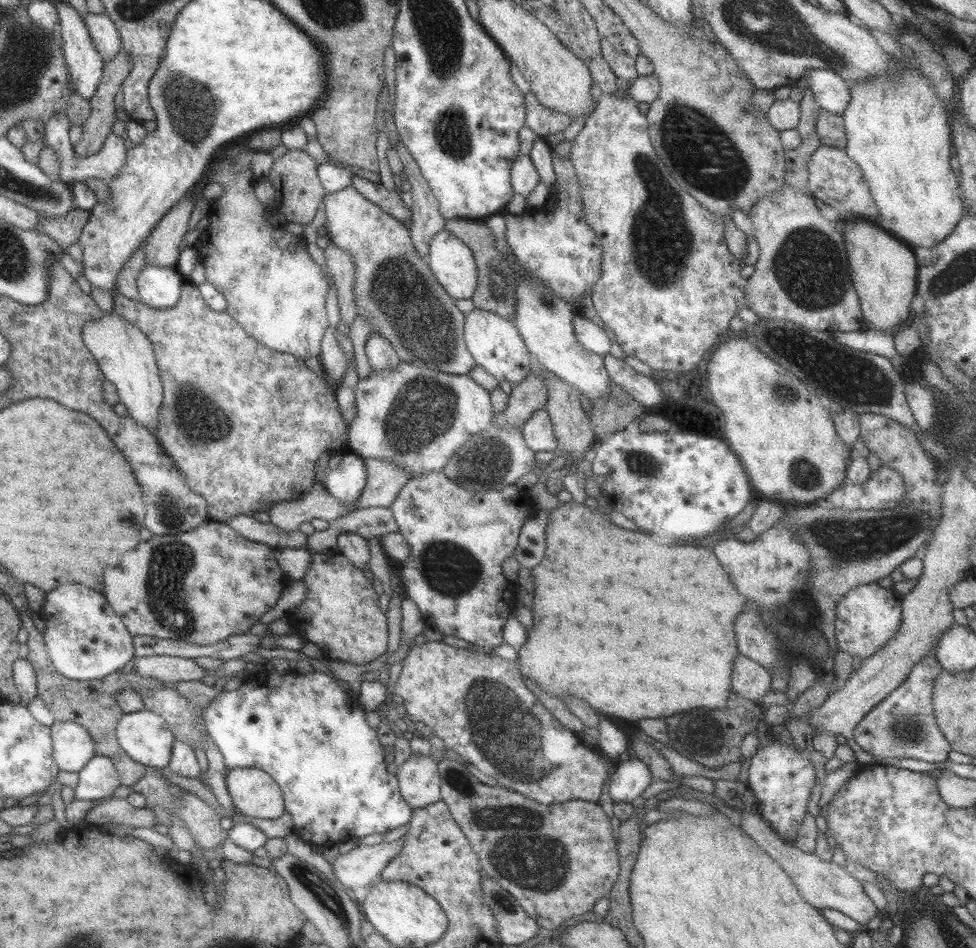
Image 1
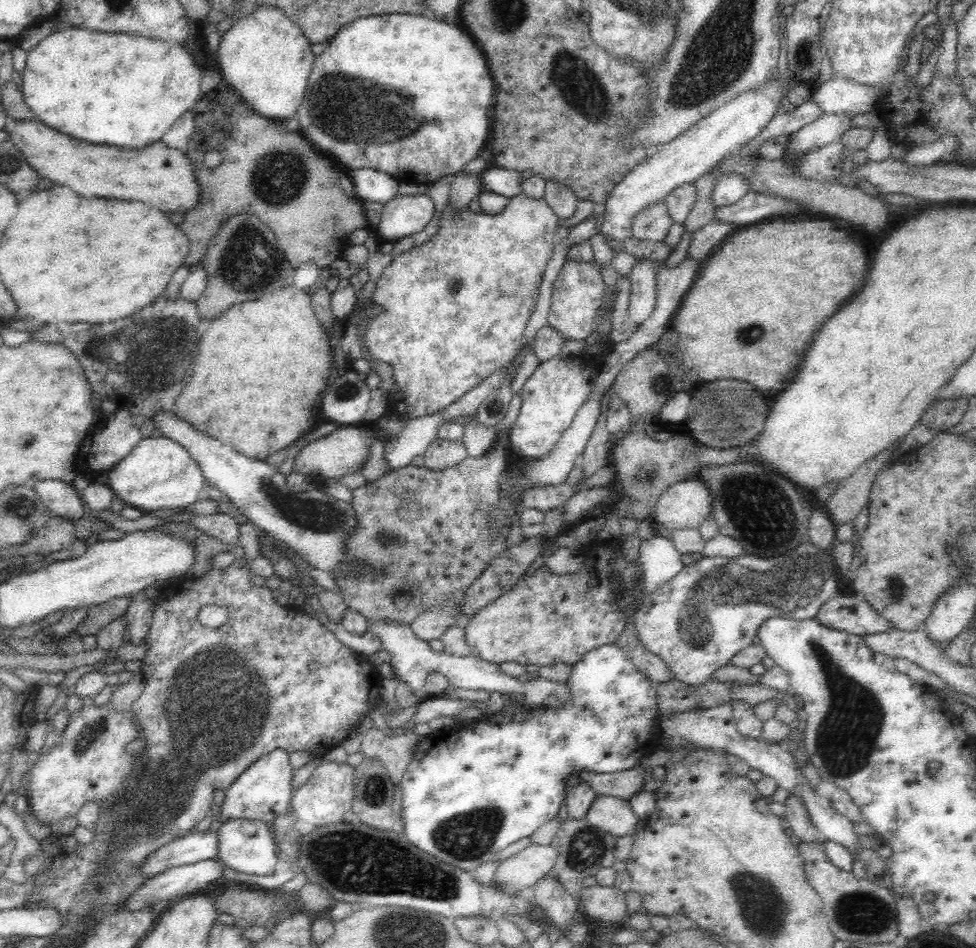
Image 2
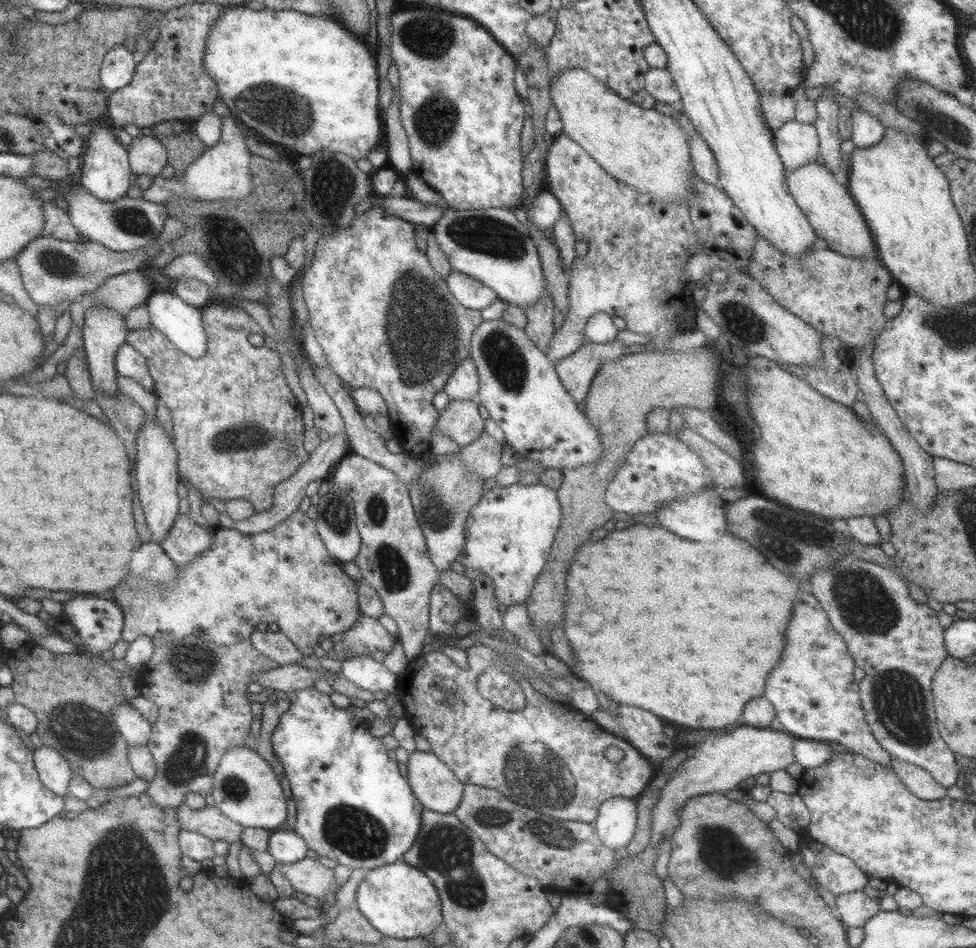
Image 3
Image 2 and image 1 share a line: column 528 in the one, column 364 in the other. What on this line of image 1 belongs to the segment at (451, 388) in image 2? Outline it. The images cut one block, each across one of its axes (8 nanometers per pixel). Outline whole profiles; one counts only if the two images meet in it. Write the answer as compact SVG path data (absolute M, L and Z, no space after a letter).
M351 185L337 192L325 192L322 201L326 234L330 242L349 252L353 259L355 314L366 320L369 336L381 334L383 340L391 344L398 359L415 368L423 366L439 373L467 375L475 362L463 339L464 314L455 307L455 300L443 291L443 286L435 281L427 260L419 258L402 222L363 198Z

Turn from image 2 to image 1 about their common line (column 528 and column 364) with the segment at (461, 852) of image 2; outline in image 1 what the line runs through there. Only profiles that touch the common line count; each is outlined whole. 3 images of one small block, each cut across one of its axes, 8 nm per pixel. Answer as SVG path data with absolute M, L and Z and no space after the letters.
M263 669L257 672L248 672L241 680L239 688L230 691L221 690L217 696L212 696L209 703L201 710L201 715L207 733L215 743L215 747L219 750L225 767L227 769L253 768L263 770L263 773L269 774L271 779L280 787L282 796L284 797L285 811L287 811L292 819L293 834L308 843L322 844L323 846L335 845L347 842L350 839L357 840L373 833L385 834L393 829L404 826L410 821L413 809L401 799L396 774L387 774L386 772L383 748L379 744L376 729L367 725L365 721L365 710L356 702L356 697L345 693L332 675L314 670L306 674L300 674L290 670L279 674Z

